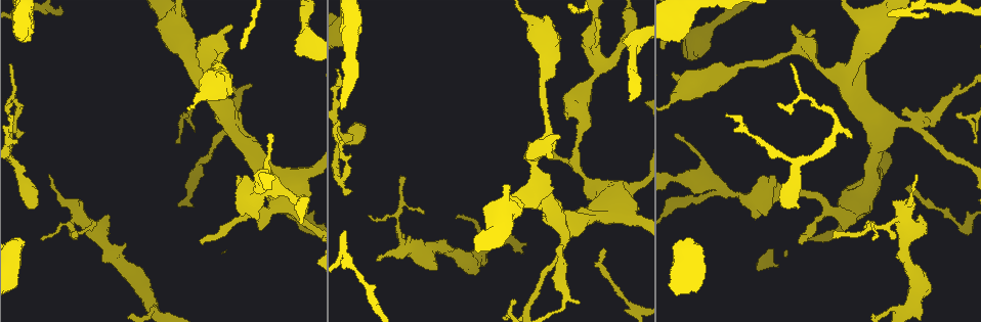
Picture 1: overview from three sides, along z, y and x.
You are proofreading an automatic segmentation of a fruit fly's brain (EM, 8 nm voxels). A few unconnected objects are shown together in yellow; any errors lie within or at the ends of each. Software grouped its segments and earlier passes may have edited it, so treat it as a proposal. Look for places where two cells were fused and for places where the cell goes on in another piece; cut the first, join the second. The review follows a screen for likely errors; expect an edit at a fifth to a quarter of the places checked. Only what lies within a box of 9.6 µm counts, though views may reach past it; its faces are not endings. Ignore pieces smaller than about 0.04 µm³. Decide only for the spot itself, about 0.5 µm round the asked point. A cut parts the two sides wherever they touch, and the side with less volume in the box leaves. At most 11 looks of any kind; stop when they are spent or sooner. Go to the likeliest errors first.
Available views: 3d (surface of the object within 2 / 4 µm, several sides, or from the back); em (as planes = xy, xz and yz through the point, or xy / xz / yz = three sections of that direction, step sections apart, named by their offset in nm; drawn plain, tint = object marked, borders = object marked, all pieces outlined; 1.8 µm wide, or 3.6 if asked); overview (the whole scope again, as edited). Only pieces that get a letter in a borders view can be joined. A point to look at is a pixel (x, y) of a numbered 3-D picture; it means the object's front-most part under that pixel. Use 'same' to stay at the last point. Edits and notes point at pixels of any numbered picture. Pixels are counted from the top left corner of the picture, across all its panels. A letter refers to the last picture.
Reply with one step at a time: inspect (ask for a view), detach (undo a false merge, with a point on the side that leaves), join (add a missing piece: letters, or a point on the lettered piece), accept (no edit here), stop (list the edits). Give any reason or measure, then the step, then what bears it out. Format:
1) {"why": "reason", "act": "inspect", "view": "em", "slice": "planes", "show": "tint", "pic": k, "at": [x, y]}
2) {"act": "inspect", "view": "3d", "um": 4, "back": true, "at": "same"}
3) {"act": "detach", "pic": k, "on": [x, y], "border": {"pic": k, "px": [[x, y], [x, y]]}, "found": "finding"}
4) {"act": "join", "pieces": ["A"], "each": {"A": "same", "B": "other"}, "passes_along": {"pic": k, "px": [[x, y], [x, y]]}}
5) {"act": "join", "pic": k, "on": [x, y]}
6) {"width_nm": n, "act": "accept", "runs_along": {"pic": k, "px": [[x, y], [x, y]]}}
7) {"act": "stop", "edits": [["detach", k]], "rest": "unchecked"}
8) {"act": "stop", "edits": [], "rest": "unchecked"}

{"why": "an open end", "act": "inspect", "view": "3d", "um": 4, "pic": 1, "at": [28, 41]}

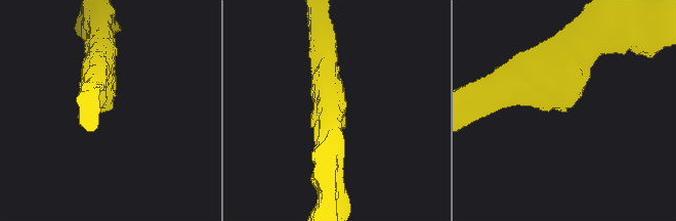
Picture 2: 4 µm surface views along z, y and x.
{"why": "need the tissue", "act": "inspect", "view": "em", "um": 3.6, "slice": "xz", "step": 16, "show": "tint", "pic": 2, "at": [108, 110]}

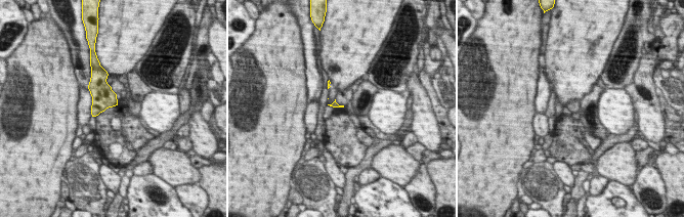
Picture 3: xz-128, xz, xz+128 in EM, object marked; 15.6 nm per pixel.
{"why": "cut it another way", "act": "inspect", "view": "em", "um": 3.6, "slice": "planes", "show": "borders", "at": "same"}

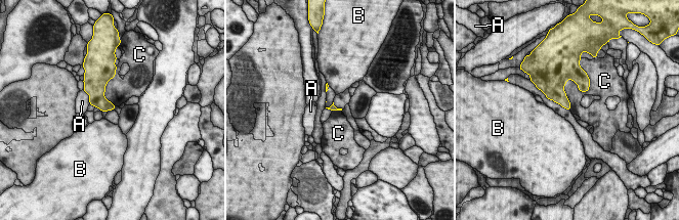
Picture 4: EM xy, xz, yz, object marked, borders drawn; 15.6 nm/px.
{"act": "accept", "each": {"A": "other", "B": "other", "C": "other"}, "border": {"pic": 4, "px": [[590, 81], [566, 82], [569, 110]]}, "found": "none of them fits"}

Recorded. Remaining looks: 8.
{"why": "thin end", "act": "inspect", "view": "em", "slice": "planes", "show": "borders", "pic": 1, "at": [48, 174]}

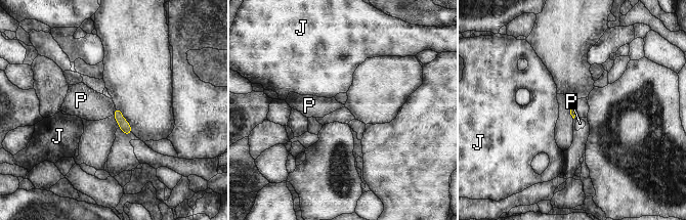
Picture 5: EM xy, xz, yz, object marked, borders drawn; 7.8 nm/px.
{"act": "accept", "each": {"J": "other", "P": "other"}, "found": "none of them fits"}

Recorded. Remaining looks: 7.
{"why": "branch stops here", "act": "inspect", "view": "3d", "um": 4, "pic": 1, "at": [800, 242]}

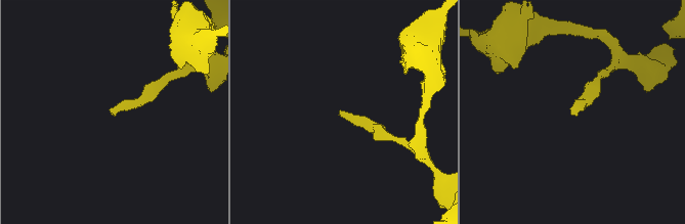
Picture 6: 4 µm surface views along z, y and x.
{"why": "now the EM", "act": "inspect", "view": "em", "um": 3.6, "slice": "yz", "step": 16, "show": "borders", "pic": 6, "at": [344, 112]}

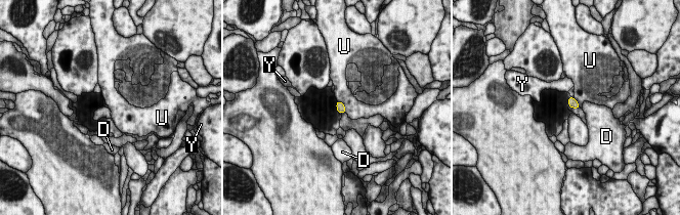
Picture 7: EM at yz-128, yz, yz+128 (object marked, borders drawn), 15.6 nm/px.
{"why": "another direction", "act": "inspect", "view": "em", "um": 3.6, "slice": "planes", "show": "borders", "at": "same"}

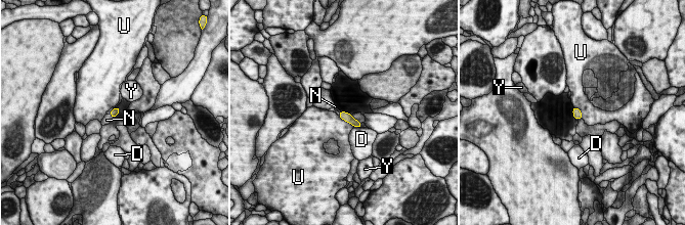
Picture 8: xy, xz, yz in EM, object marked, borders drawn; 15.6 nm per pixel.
{"longest_contact_nm": ["U", 320], "act": "join", "pieces": ["N"], "each": {"D": "other", "N": "same", "U": "other", "Y": "other"}, "passes_along": {"pic": 8, "px": [[116, 110], [111, 115], [106, 120]]}, "found": "it goes on there"}

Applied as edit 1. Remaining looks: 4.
{"act": "inspect", "view": "overview"}

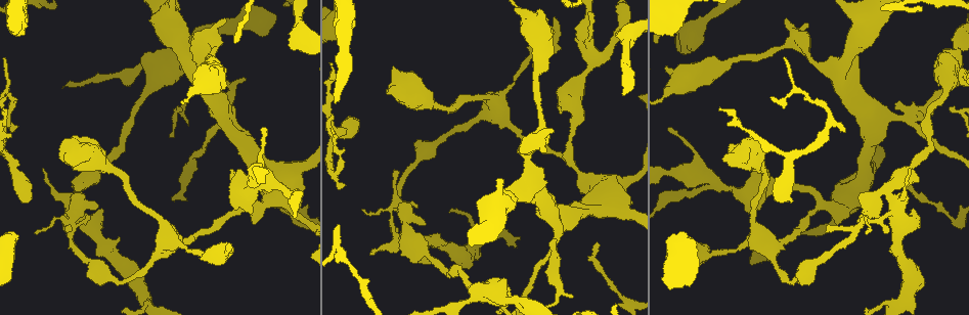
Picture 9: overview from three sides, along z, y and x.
{"why": "an open end", "act": "inspect", "view": "3d", "um": 2, "pic": 9, "at": [342, 185]}

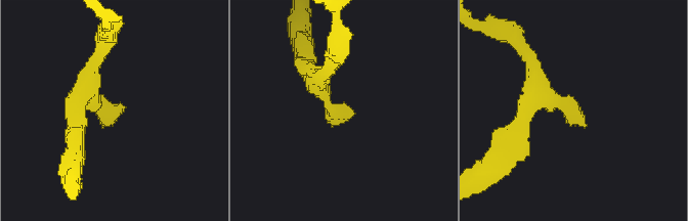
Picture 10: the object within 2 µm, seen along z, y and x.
{"why": "shape alone is not enough", "act": "inspect", "view": "em", "slice": "planes", "show": "plain", "pic": 10, "at": [578, 107]}

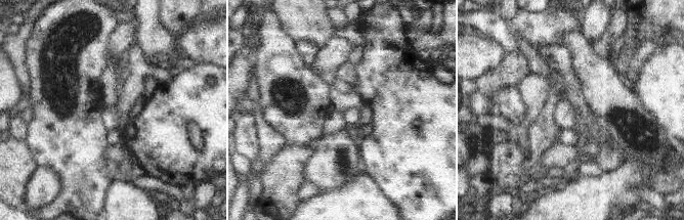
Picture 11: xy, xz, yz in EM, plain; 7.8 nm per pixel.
{"act": "inspect", "view": "em", "slice": "planes", "show": "borders", "at": "same"}

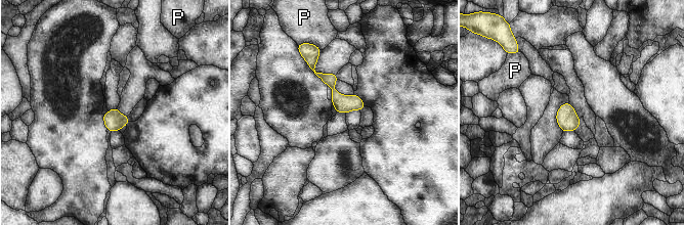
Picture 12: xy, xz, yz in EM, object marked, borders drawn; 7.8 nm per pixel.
{"act": "accept", "each": {"P": "other"}, "border": {"pic": 12, "px": [[316, 46], [322, 49]]}, "found": "none of them fits"}

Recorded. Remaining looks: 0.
{"act": "stop", "edits": [["join", 8]], "rest": "unchecked"}

